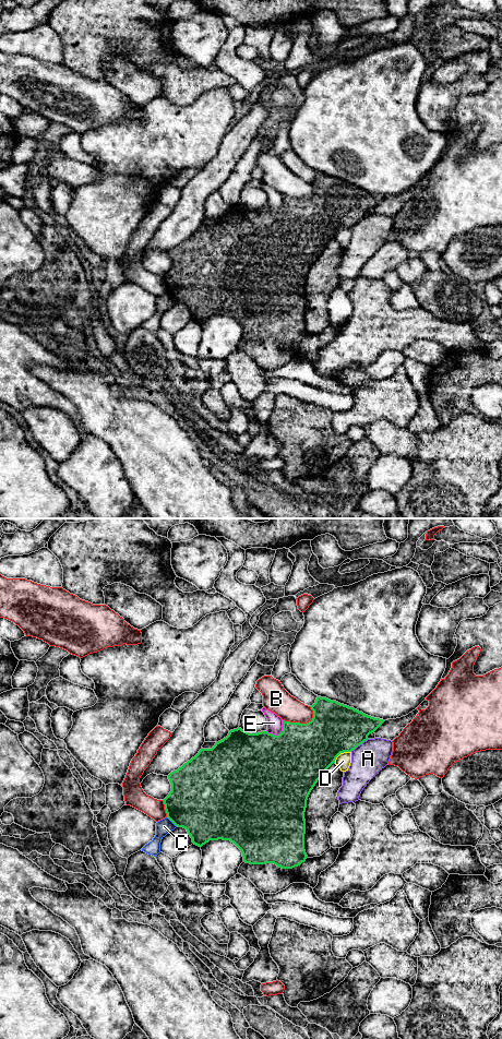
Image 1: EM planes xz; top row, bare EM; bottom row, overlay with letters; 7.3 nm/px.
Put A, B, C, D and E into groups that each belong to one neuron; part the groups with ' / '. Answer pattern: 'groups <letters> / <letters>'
groups A / B / C / D / E

